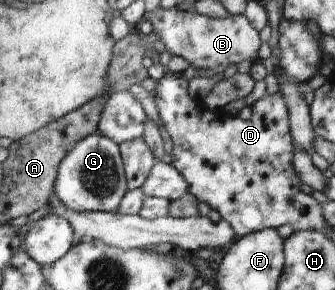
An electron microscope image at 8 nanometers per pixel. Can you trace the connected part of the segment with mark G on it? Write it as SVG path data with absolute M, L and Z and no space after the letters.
M100 132L83 139L61 163L56 195L68 209L81 213L117 213L125 193L129 191L128 178L120 155L118 143Z

